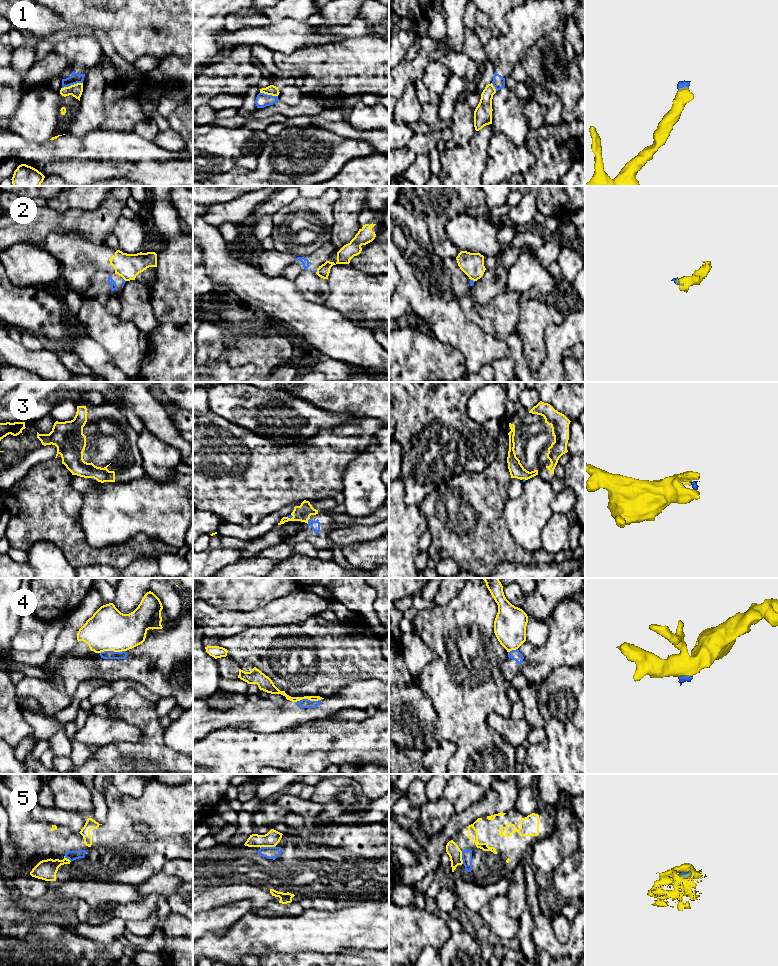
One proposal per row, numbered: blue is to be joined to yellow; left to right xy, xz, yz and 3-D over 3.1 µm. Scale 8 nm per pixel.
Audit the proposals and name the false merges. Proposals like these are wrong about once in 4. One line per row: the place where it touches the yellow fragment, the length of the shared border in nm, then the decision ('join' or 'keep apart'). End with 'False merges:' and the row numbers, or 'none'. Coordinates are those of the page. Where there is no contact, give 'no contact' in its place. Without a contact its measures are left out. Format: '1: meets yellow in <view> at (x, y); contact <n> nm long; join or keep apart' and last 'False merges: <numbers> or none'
1: meets yellow in xy at (72, 85); contact 180 nm long; join
2: meets yellow in yz at (472, 279); contact 50 nm long; keep apart
3: meets yellow in xz at (307, 521); contact 50 nm long; join
4: meets yellow in xz at (309, 699); contact 220 nm long; keep apart
5: meets yellow in xz at (267, 846); contact 130 nm long; join
False merges: 2, 4

